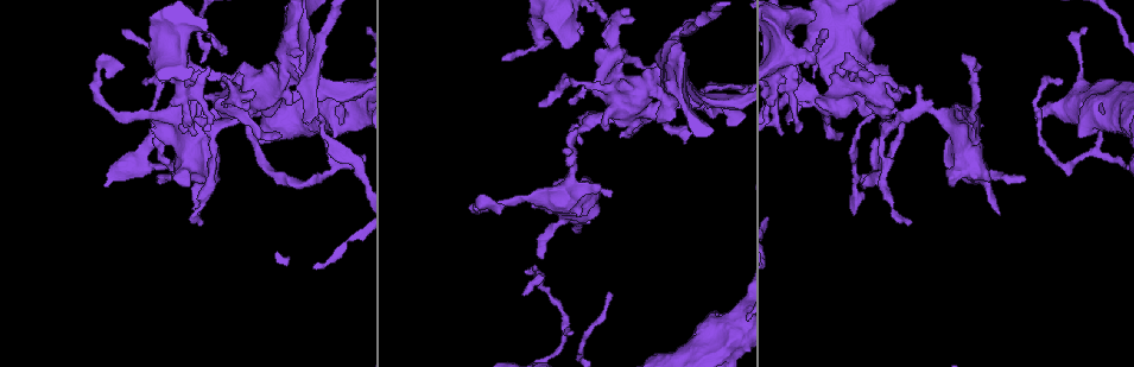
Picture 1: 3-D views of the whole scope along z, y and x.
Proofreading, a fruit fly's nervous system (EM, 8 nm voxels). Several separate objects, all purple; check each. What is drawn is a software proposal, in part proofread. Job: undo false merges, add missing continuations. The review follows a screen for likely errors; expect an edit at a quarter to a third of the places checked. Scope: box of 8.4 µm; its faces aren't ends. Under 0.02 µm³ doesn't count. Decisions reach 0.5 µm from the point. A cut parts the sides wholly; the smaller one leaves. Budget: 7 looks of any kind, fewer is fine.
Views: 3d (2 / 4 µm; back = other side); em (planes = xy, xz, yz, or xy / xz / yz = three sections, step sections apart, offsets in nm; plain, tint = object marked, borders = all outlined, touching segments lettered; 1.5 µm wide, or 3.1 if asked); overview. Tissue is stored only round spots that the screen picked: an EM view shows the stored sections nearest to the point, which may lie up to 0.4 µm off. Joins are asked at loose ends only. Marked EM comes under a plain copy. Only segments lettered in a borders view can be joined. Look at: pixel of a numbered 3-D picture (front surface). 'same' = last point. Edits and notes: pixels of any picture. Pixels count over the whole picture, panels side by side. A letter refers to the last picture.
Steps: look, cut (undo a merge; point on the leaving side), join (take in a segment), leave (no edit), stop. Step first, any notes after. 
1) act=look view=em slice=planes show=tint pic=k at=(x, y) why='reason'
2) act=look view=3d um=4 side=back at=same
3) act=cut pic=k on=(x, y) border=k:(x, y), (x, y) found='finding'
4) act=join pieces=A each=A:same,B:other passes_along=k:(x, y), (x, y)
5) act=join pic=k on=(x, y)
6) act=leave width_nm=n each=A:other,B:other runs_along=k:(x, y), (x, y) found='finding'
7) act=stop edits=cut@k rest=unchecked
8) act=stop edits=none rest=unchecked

act=look view=em slice=yz step=4 show=borders pic=1 at=(482, 202)

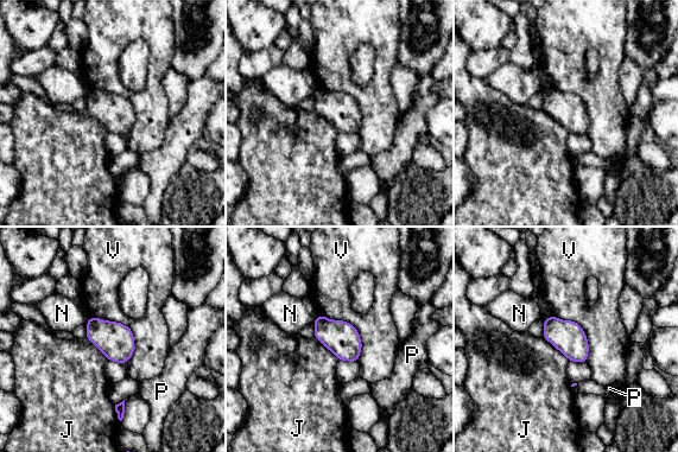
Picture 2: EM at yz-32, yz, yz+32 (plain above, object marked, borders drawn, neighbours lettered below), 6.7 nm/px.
act=leave each=J:other,N:other,P:other,V:other border=2:(542, 336), (569, 360) found='all the same neuron'

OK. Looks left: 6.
act=look view=em slice=planes show=borders pic=1 at=(161, 83) why='tapers out'

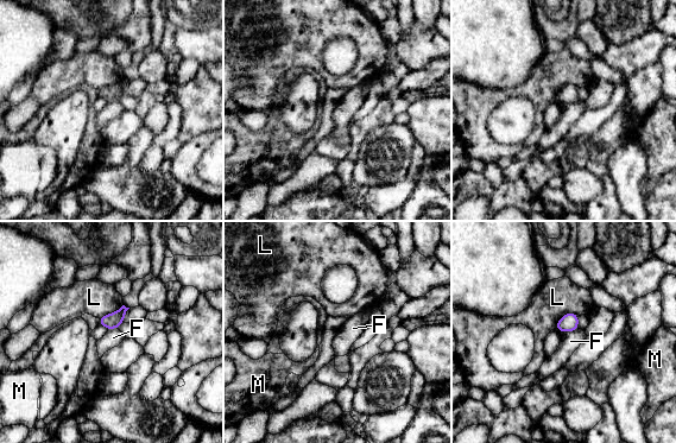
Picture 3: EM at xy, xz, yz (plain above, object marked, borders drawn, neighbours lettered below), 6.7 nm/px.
act=leave each=F:other,L:other,M:other border=3:(577, 328), (567, 333) found='none of them fits'

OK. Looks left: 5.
act=look view=3d um=4 pic=1 at=(787, 85) why='sharp bend'

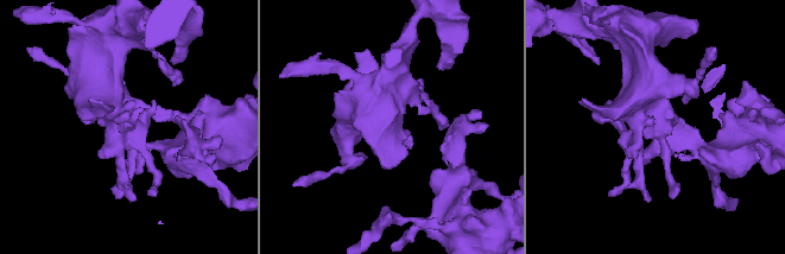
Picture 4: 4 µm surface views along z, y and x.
act=look view=em slice=yz step=8 show=tint pic=4 at=(658, 127) why='now the EM'

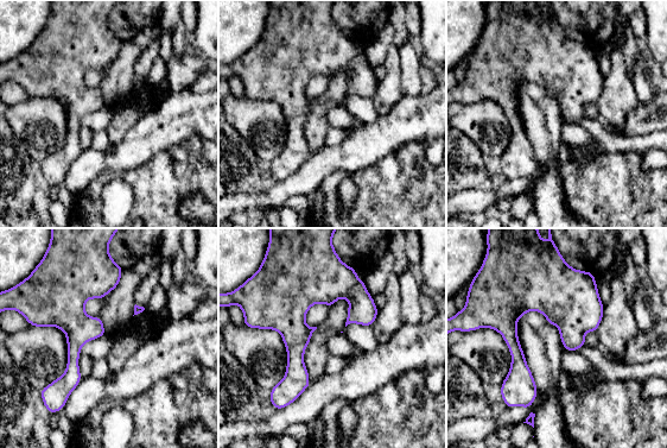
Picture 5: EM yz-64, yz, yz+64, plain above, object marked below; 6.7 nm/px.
act=look view=em slice=yz step=8 show=borders at=same why='see the neighbours'

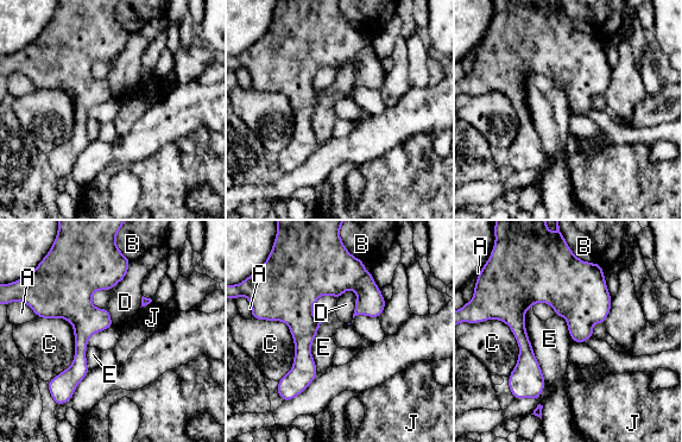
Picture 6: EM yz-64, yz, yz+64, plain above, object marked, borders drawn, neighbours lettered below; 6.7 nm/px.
act=leave longest_contact=E:550nm each=A:other,B:other,C:other,D:other,E:other,J:other border=6:(530, 305), (524, 328), (545, 385) found='one neuron here'

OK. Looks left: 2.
act=stop edits=none rest=unchecked

